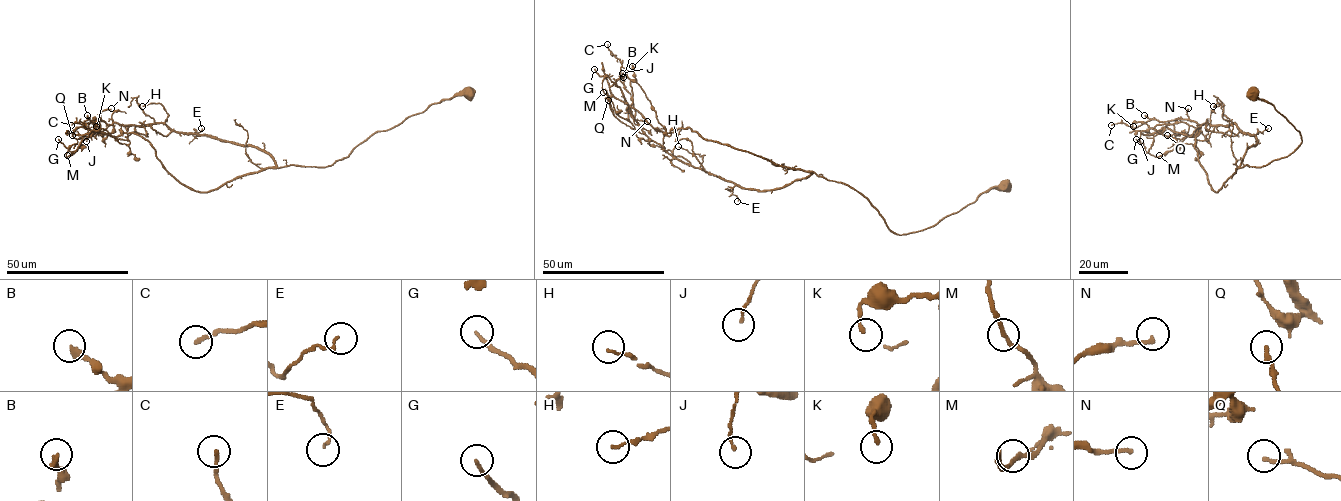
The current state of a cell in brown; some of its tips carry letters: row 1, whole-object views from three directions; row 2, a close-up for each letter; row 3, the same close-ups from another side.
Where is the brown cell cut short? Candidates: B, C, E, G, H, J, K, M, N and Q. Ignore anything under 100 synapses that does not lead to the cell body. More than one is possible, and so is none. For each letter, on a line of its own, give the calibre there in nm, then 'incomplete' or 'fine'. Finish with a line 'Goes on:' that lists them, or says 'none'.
B: 240 nm thick; fine
C: 150 nm thick; fine
E: 120 nm thick; fine
G: 160 nm thick; fine
H: 100 nm thick; fine
J: 110 nm thick; fine
K: 140 nm thick; fine
M: 180 nm thick; fine
N: 180 nm thick; fine
Q: 180 nm thick; fine
Goes on: none

